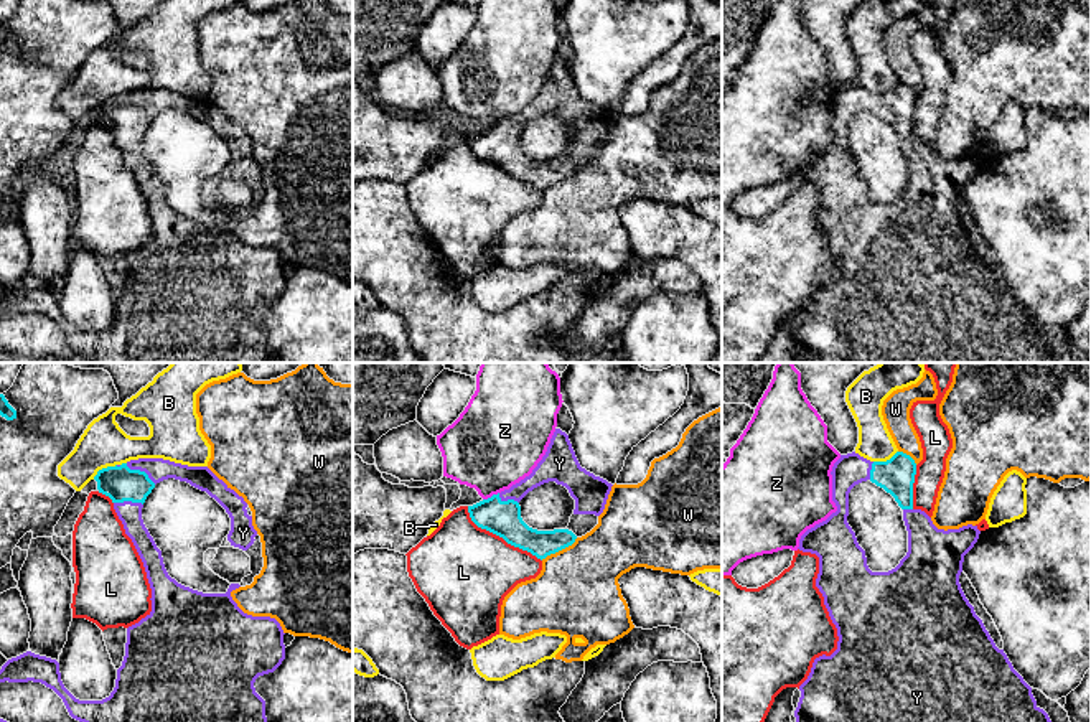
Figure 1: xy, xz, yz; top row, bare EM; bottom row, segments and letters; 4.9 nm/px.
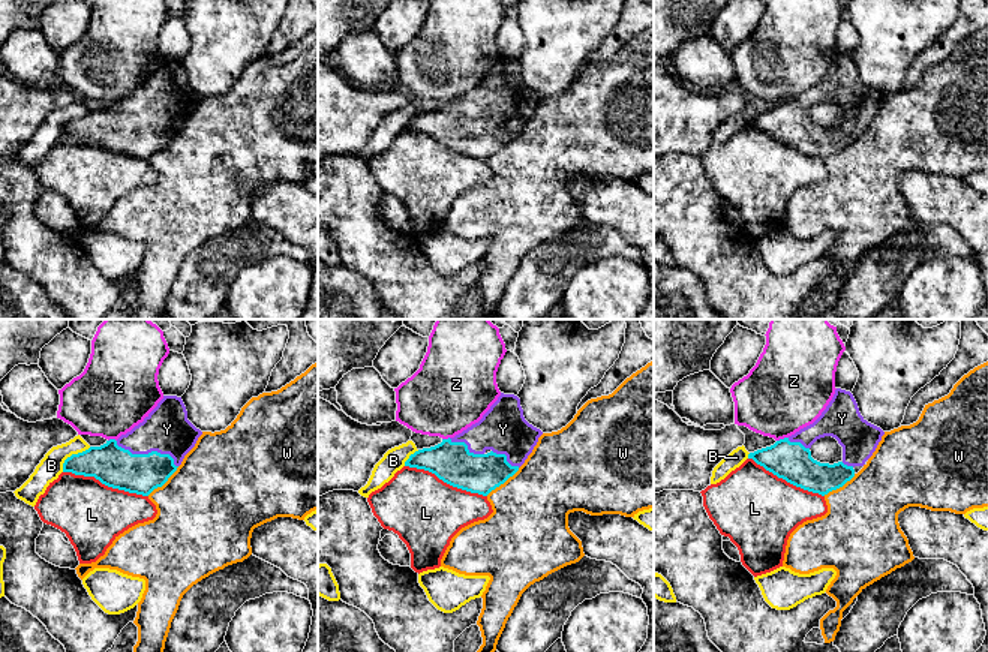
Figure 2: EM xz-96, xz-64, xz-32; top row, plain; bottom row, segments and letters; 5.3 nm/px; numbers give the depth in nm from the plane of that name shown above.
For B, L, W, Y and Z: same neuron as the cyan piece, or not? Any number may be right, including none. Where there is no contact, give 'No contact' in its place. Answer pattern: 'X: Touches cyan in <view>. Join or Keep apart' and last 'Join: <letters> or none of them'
B: Touches cyan in xy. Keep apart
L: Touches cyan in xz. Keep apart
W: Touches cyan in xz. Keep apart
Y: Touches cyan in xy. Join
Z: Touches cyan in xz. Keep apart
Join: Y

